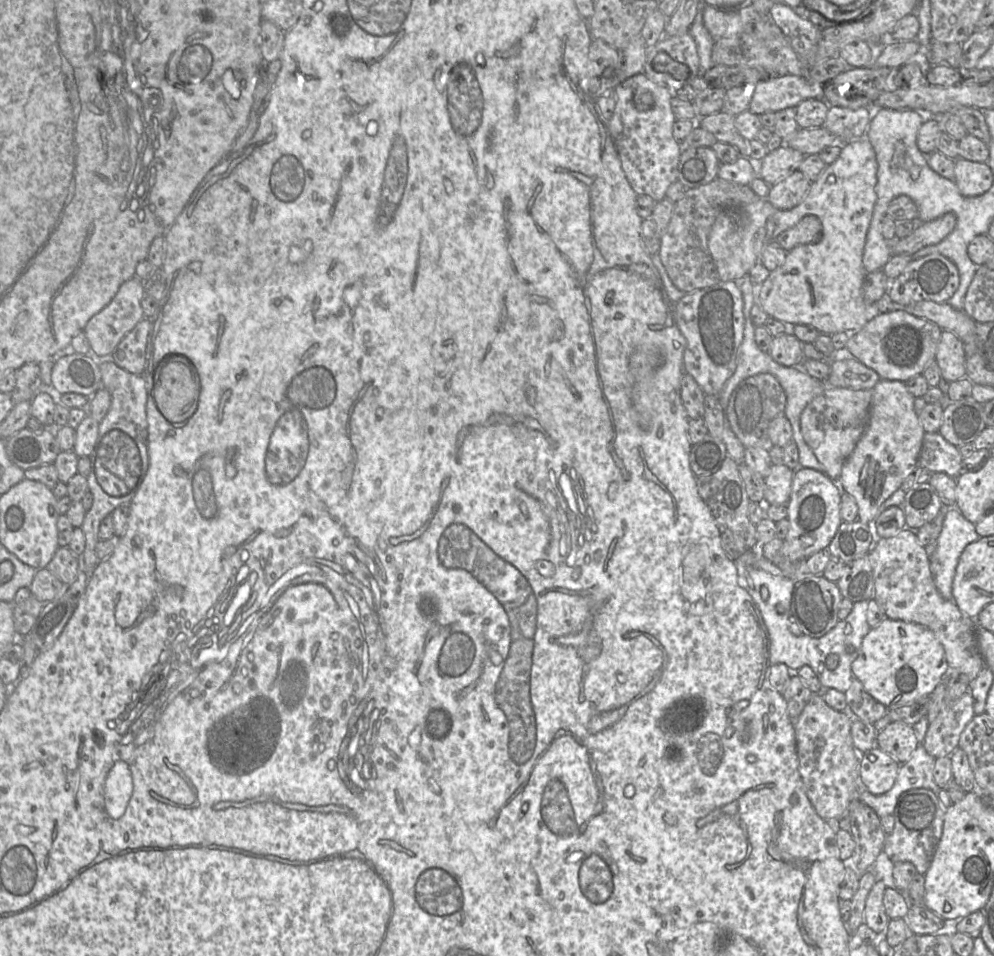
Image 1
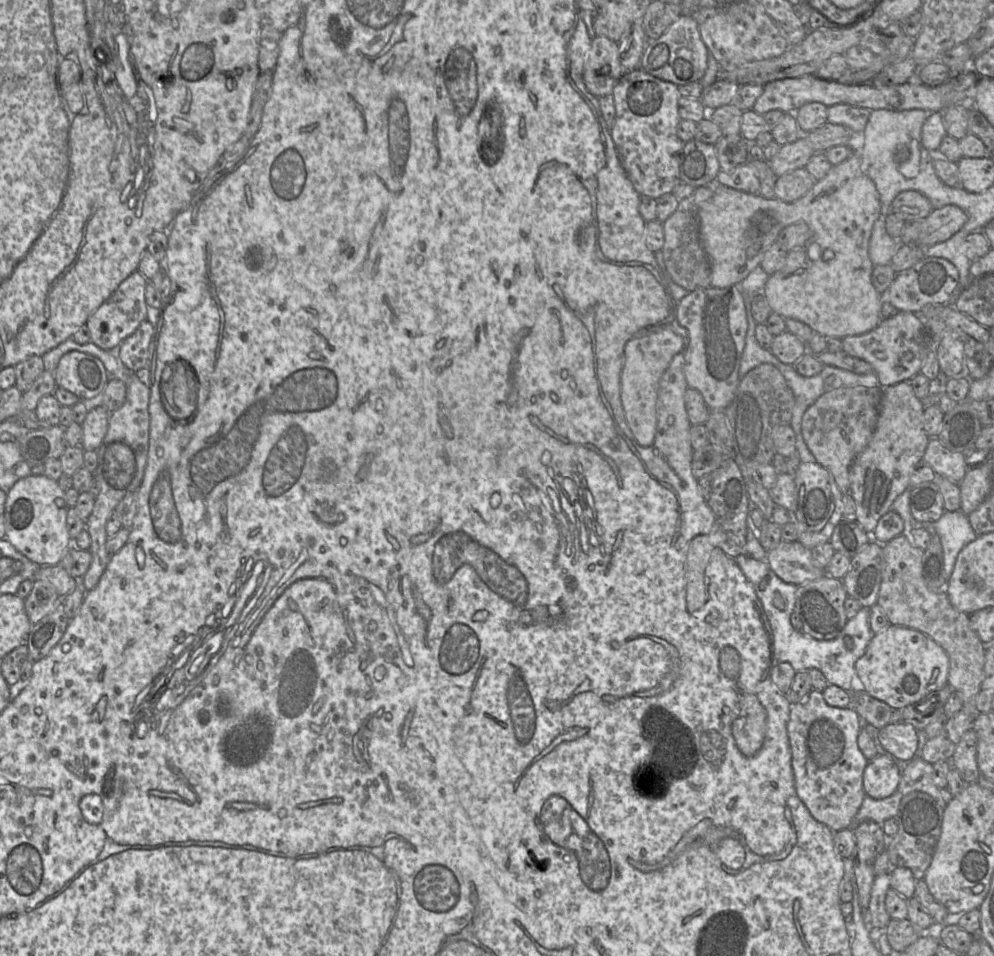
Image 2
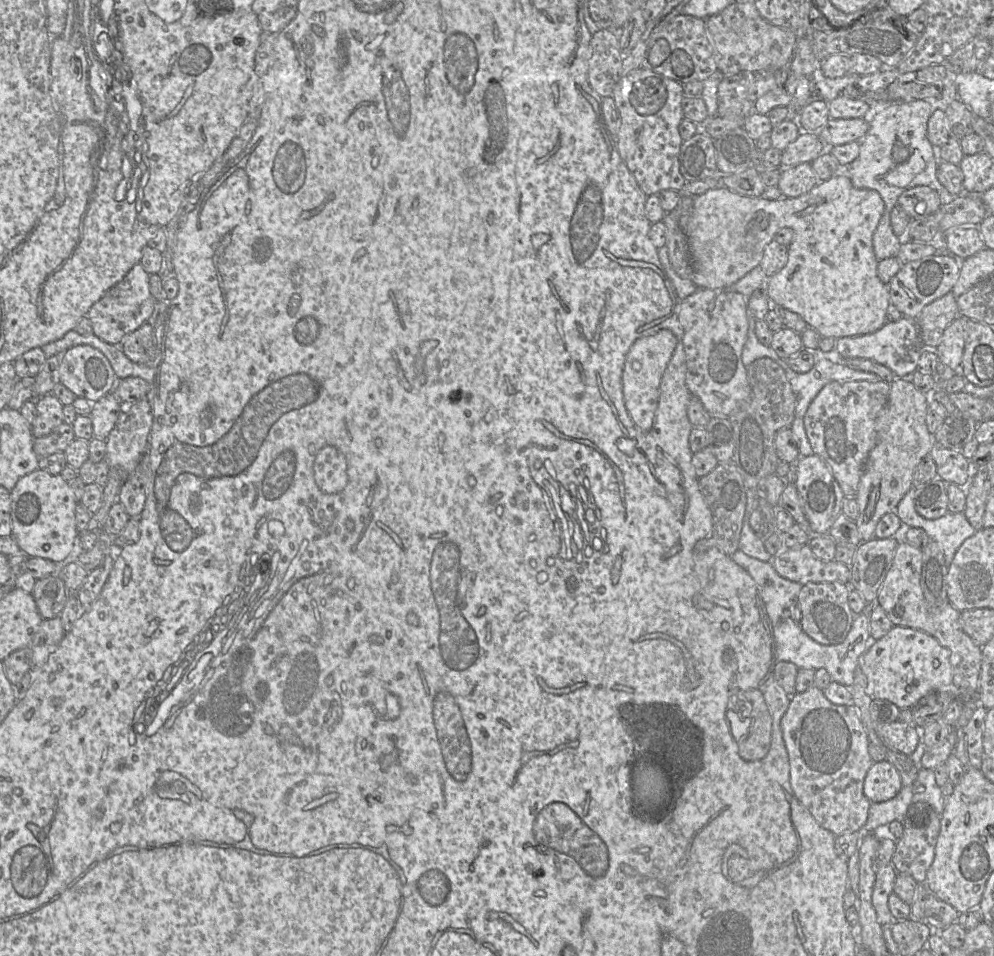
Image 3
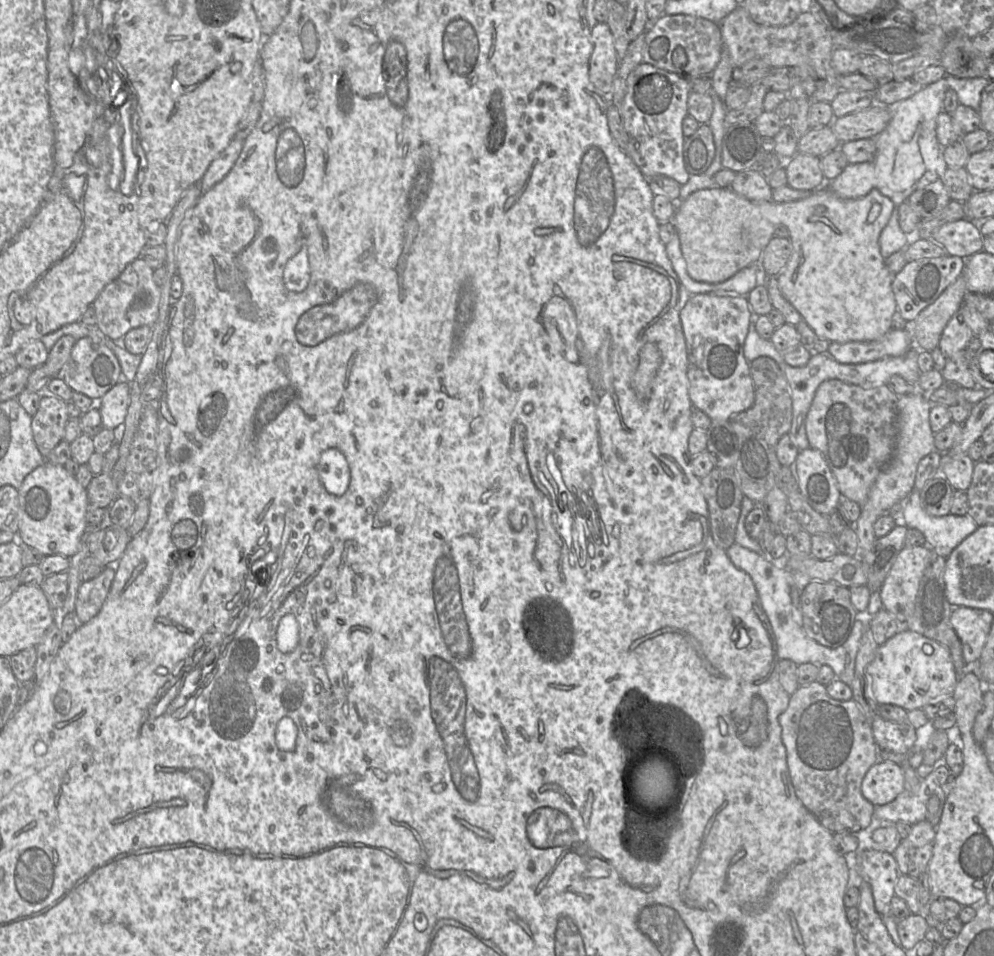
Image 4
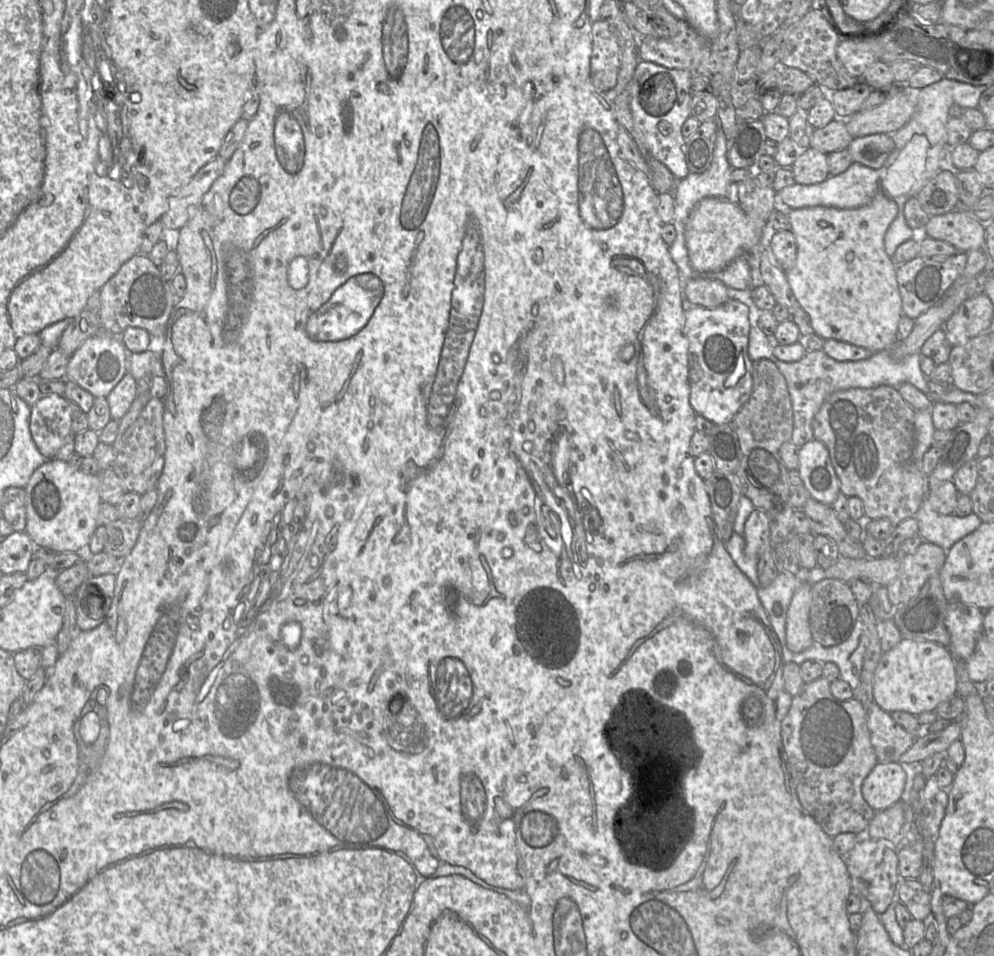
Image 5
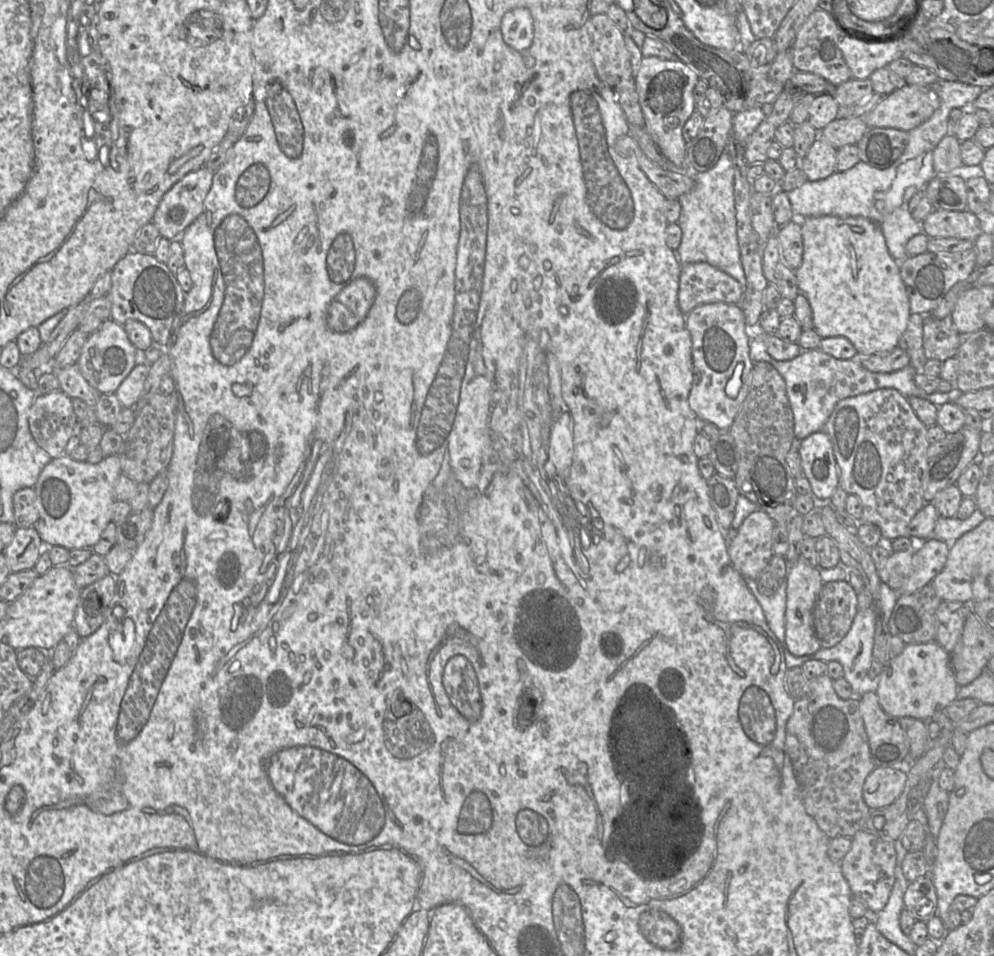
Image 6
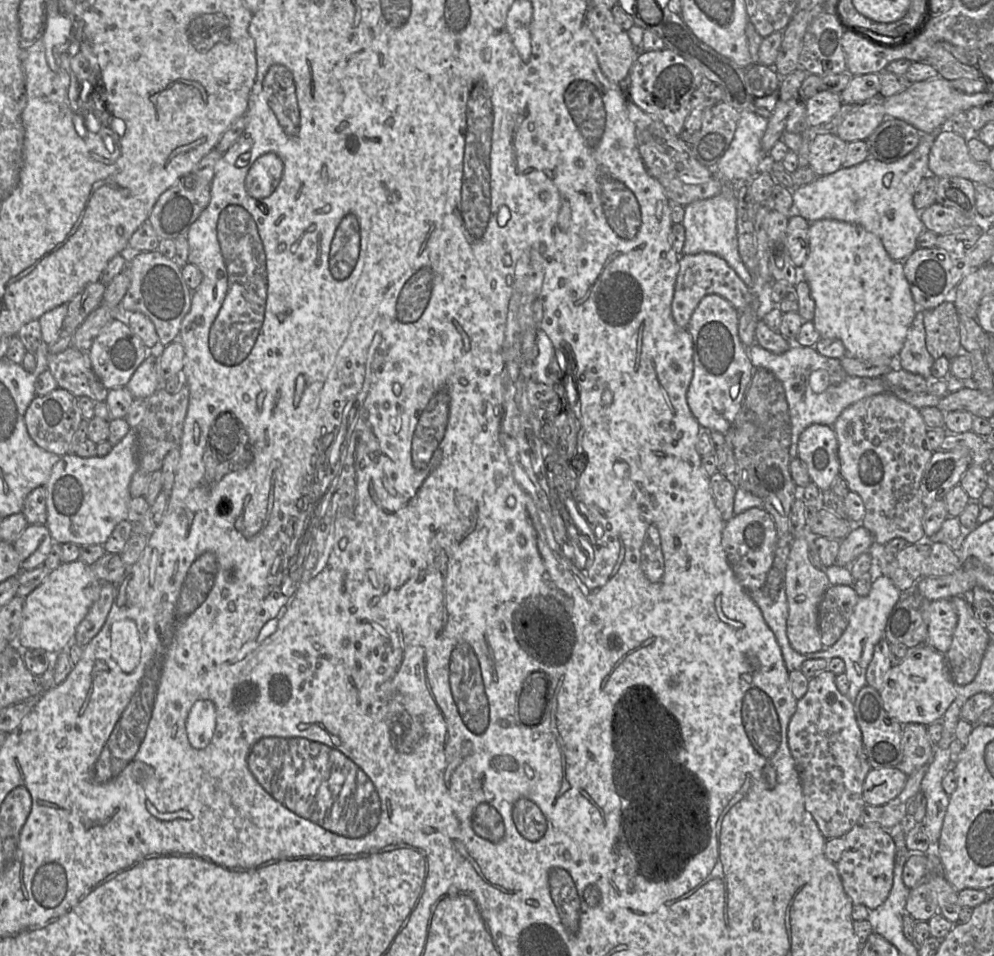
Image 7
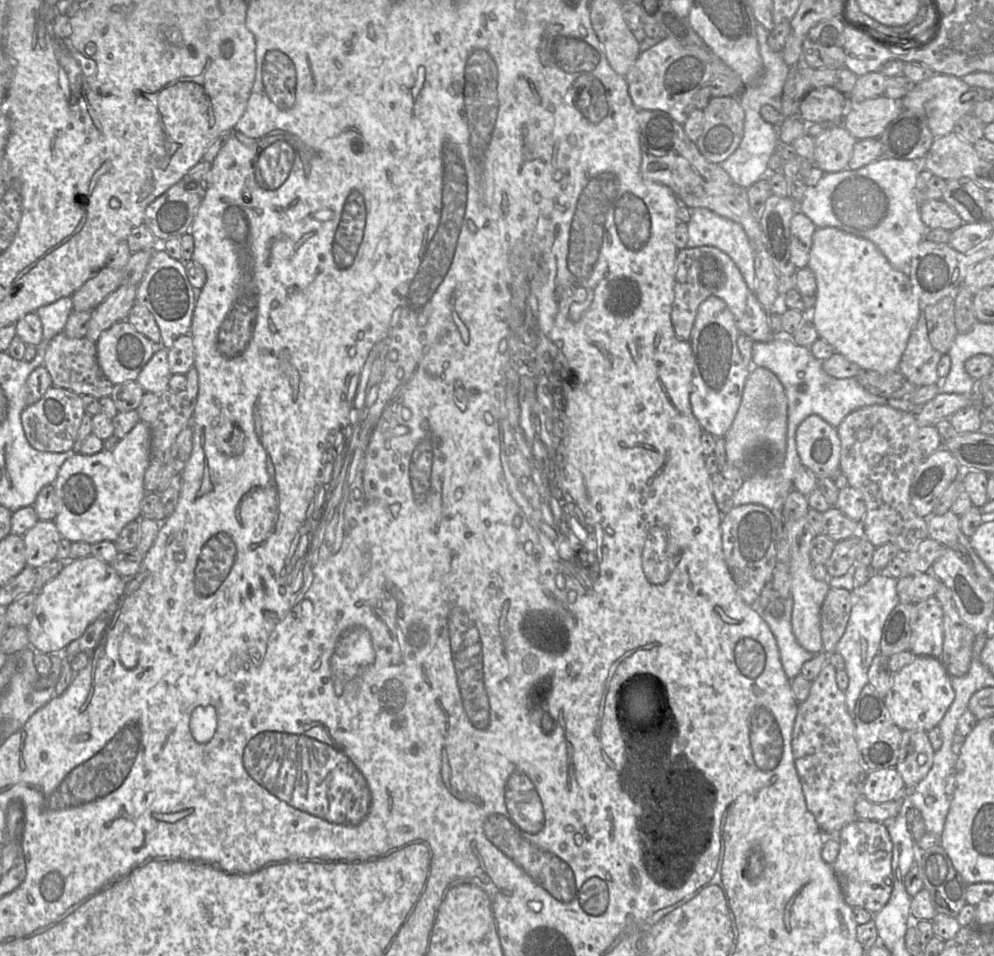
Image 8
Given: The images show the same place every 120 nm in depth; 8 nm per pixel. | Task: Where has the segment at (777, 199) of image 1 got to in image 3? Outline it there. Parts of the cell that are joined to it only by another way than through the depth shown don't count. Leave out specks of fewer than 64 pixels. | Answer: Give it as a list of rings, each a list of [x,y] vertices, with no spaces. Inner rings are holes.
[[[811,163],[782,168],[778,189],[789,198],[799,197],[820,182]]]

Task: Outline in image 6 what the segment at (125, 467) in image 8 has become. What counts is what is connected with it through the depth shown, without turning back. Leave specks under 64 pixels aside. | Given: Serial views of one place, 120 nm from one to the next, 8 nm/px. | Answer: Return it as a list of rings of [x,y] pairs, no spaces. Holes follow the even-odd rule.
[[[66,454],[52,459],[43,468],[33,487],[36,494],[38,520],[32,527],[39,533],[44,547],[62,546],[68,550],[77,548],[92,549],[98,542],[102,531],[111,522],[112,505],[116,500],[114,487],[121,474],[119,454],[107,456],[97,464],[91,464],[87,461],[79,462]]]

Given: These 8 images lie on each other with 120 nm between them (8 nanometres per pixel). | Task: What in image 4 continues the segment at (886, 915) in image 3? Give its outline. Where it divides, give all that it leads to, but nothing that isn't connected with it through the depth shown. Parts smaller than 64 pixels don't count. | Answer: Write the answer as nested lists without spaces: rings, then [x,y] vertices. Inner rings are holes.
[[[868,849],[852,855],[857,872],[862,882],[867,882],[872,890],[876,911],[881,915],[891,915],[891,900],[895,896],[895,885],[900,876],[894,856],[886,851]]]

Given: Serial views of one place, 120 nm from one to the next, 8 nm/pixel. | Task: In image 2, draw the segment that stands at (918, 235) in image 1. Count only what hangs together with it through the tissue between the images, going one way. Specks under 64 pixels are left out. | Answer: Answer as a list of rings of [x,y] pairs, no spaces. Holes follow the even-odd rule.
[[[945,205],[922,220],[922,230],[916,241],[920,248],[944,242],[957,233],[967,222],[967,214],[958,206]]]

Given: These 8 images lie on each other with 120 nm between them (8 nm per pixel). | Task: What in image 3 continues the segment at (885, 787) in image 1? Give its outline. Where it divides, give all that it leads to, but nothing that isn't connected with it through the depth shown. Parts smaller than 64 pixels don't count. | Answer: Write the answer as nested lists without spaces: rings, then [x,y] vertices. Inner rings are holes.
[[[888,760],[873,762],[864,779],[863,792],[871,802],[887,801],[902,788],[898,770]]]

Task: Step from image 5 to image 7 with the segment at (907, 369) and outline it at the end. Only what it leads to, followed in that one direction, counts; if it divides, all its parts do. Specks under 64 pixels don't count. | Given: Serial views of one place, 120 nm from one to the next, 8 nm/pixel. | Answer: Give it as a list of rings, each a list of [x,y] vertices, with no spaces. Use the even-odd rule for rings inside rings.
[[[754,342],[748,351],[753,366],[771,371],[784,387],[792,425],[789,451],[791,459],[797,457],[799,437],[808,426],[812,424],[833,426],[845,408],[865,397],[892,393],[917,409],[937,407],[942,398],[929,393],[914,393],[889,385],[883,377],[848,375],[841,366],[840,359],[823,356],[815,347],[801,346],[795,343],[786,352],[775,354]]]

